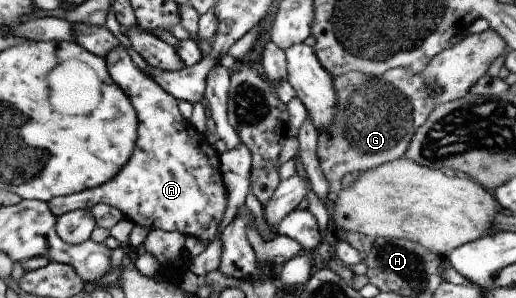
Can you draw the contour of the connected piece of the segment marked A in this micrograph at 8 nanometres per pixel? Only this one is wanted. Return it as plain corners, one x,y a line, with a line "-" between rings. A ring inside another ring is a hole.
124,45
116,46
106,54
106,64
112,80
126,92
130,98
138,118
138,140
134,146
134,152
130,160
124,164
124,168
108,182
94,190
84,190
78,194
61,196
49,200
48,208
54,216
59,217
68,212
80,209
91,209
97,204
104,203
117,208
134,225
147,227
149,231
162,229
165,231
178,231
188,236
198,238
206,246
220,237
218,227
224,218
226,206
228,206
228,194
224,184
219,153
206,139
204,133
199,133
182,116
178,109
179,100
168,94
164,88
156,84
152,78
148,78
142,69
134,65
130,54

